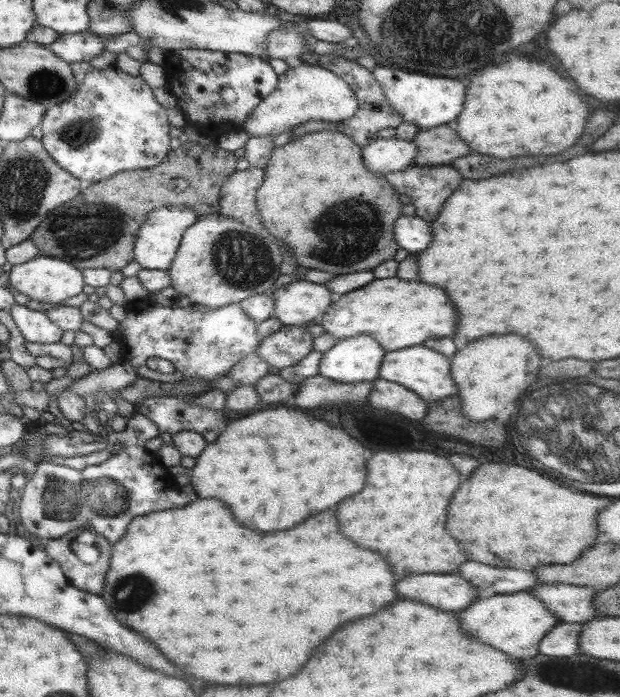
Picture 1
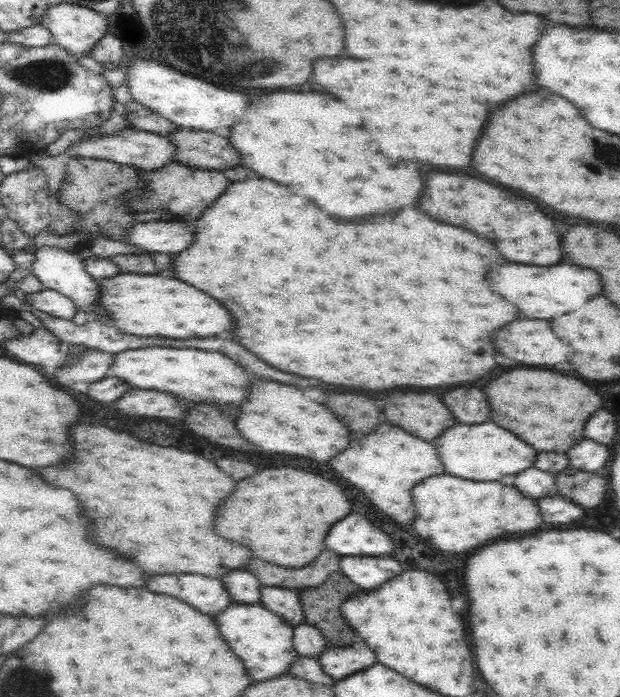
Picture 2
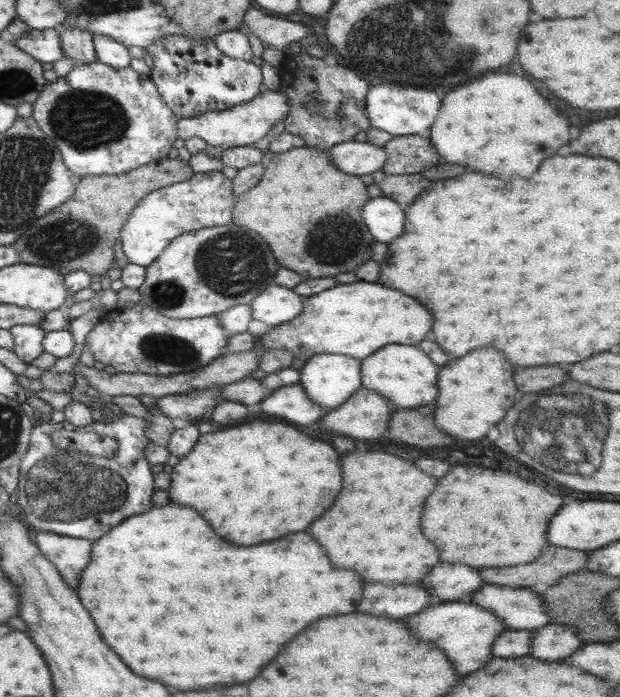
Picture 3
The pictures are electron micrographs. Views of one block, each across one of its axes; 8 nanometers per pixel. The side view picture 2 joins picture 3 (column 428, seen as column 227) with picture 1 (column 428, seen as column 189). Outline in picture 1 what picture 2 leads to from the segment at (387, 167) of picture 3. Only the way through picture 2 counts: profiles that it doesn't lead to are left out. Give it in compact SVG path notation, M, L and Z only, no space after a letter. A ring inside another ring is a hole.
M453 124L419 131L410 142L415 145L416 150L413 166L450 165L452 160L469 154L467 144L459 140Z

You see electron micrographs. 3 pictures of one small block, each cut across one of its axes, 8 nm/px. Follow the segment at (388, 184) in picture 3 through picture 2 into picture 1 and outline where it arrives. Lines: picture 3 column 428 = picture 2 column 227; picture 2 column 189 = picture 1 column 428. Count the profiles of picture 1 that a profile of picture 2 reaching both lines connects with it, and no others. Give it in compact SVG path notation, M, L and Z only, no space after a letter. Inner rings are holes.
M450 165L445 166L409 166L399 172L387 173L382 176L386 182L399 194L409 196L411 204L415 207L414 214L424 221L435 220L441 204L451 196L451 192L459 186L461 175Z

